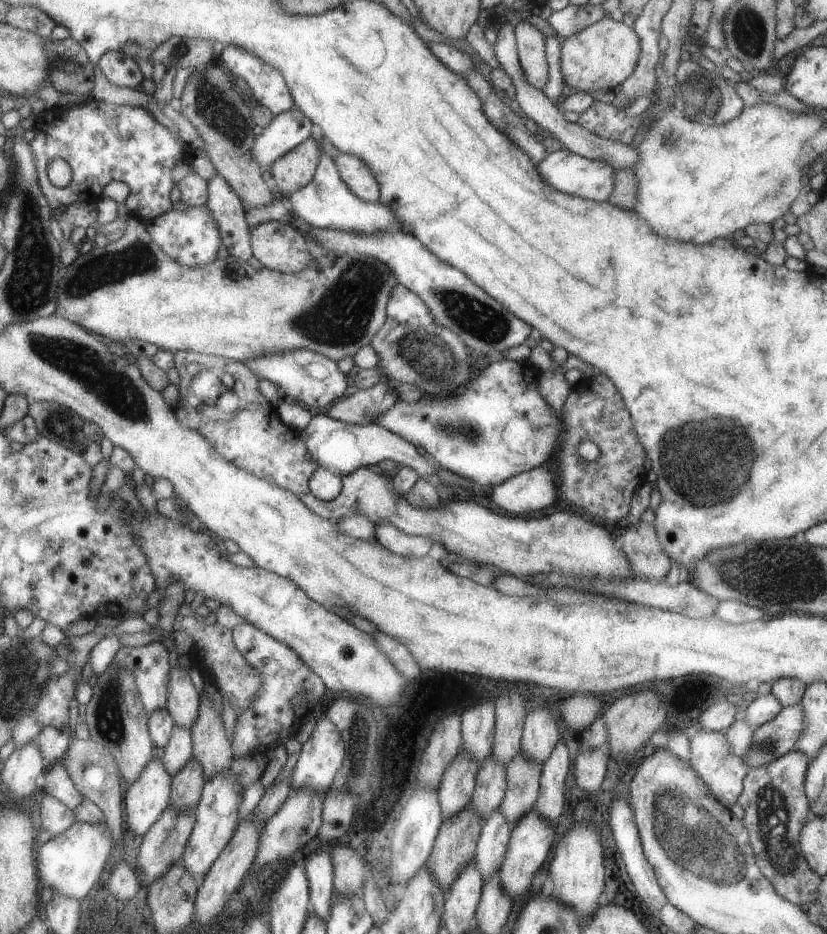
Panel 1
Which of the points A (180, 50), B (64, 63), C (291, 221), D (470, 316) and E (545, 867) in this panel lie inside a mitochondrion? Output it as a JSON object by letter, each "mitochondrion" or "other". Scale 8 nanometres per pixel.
{"A":"mitochondrion","B":"mitochondrion","C":"other","D":"mitochondrion","E":"other"}

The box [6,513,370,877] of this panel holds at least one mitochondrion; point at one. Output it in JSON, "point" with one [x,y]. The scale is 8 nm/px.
{"point":[107,708]}

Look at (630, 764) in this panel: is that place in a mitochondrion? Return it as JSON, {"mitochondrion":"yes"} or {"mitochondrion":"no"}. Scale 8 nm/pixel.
{"mitochondrion":"no"}

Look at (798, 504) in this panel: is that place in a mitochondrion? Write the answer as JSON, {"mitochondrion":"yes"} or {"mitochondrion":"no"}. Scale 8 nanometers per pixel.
{"mitochondrion":"no"}

